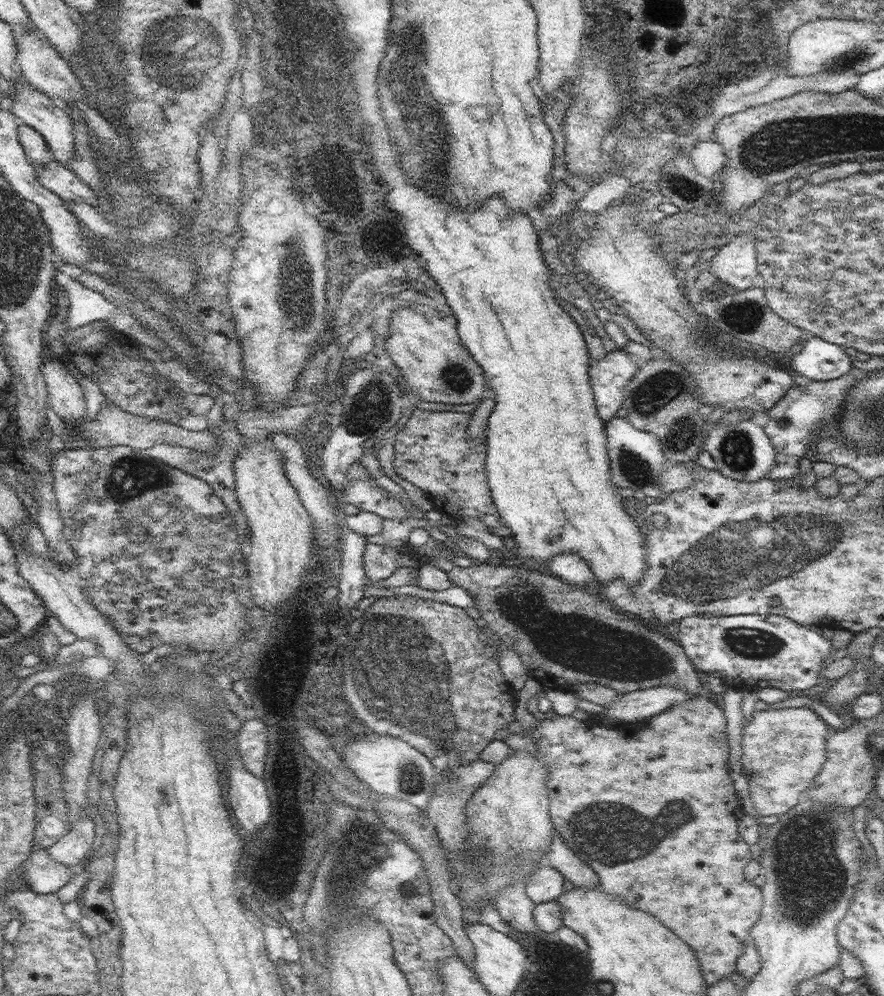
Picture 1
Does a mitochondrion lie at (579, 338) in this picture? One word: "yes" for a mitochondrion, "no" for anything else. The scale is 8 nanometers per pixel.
no

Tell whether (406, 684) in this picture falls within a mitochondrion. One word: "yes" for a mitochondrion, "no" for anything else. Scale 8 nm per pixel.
yes

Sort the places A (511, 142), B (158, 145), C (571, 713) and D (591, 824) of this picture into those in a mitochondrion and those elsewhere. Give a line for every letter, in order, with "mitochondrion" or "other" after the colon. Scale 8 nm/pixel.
A: other
B: other
C: other
D: mitochondrion

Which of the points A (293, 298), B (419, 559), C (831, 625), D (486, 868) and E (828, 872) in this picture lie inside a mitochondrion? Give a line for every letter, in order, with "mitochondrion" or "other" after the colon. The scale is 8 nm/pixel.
A: mitochondrion
B: other
C: other
D: mitochondrion
E: mitochondrion

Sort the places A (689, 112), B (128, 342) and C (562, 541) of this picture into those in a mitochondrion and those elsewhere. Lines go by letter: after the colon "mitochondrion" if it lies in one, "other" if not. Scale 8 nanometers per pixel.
A: other
B: other
C: other

